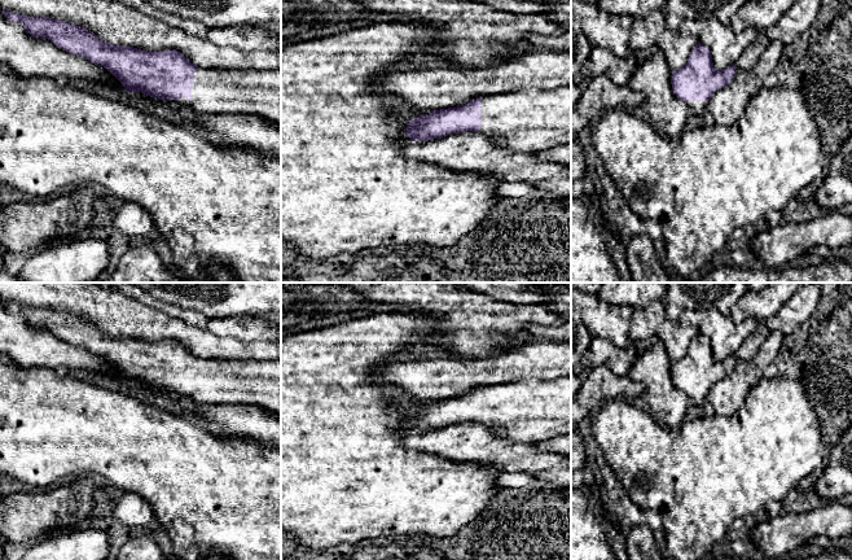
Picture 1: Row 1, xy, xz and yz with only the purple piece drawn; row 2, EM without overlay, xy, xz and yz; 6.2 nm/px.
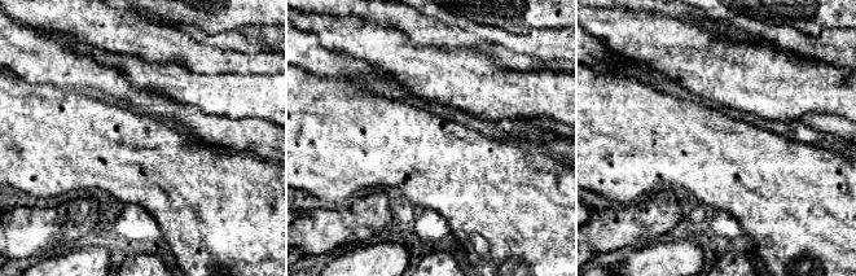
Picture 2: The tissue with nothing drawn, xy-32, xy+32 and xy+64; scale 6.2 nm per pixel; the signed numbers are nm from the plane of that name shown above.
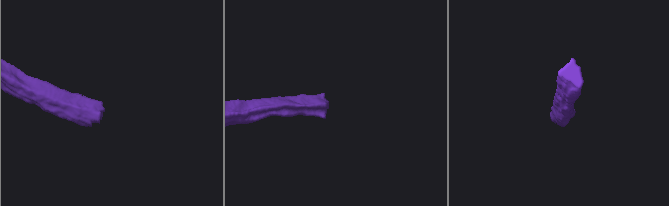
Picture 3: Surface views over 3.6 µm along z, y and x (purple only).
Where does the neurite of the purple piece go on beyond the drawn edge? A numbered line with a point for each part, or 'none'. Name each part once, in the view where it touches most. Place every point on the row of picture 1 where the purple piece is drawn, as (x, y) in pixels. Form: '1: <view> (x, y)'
1: xy (238, 91)

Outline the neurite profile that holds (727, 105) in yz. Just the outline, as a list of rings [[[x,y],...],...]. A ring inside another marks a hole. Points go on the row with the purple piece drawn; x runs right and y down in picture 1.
[[[769,41],[757,62],[748,70],[738,70],[734,80],[716,91],[707,105],[716,124],[734,124],[745,113],[748,101],[764,88],[764,79],[772,74],[782,58],[779,41]]]

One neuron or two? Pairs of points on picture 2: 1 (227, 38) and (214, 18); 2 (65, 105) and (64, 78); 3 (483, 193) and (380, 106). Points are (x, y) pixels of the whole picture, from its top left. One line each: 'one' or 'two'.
1: two
2: two
3: one

